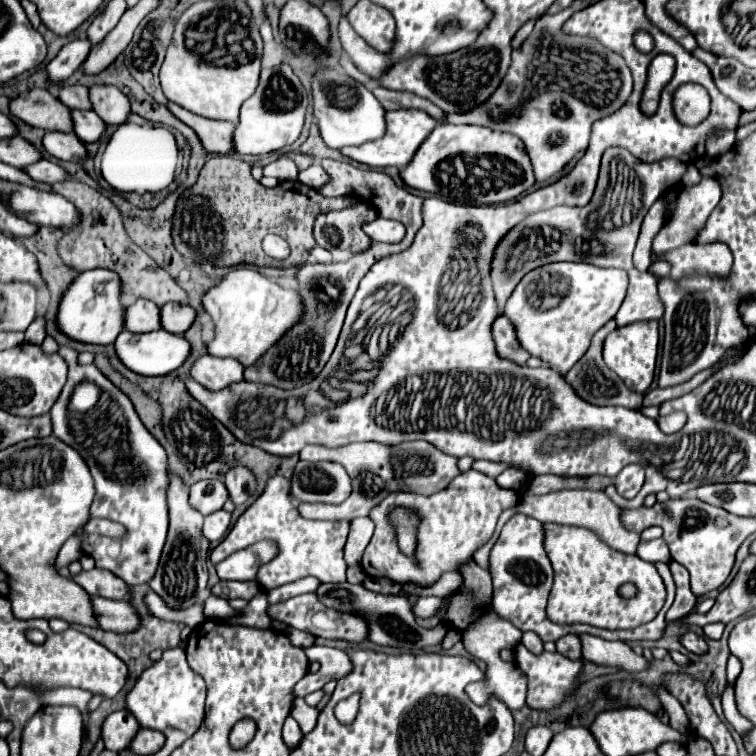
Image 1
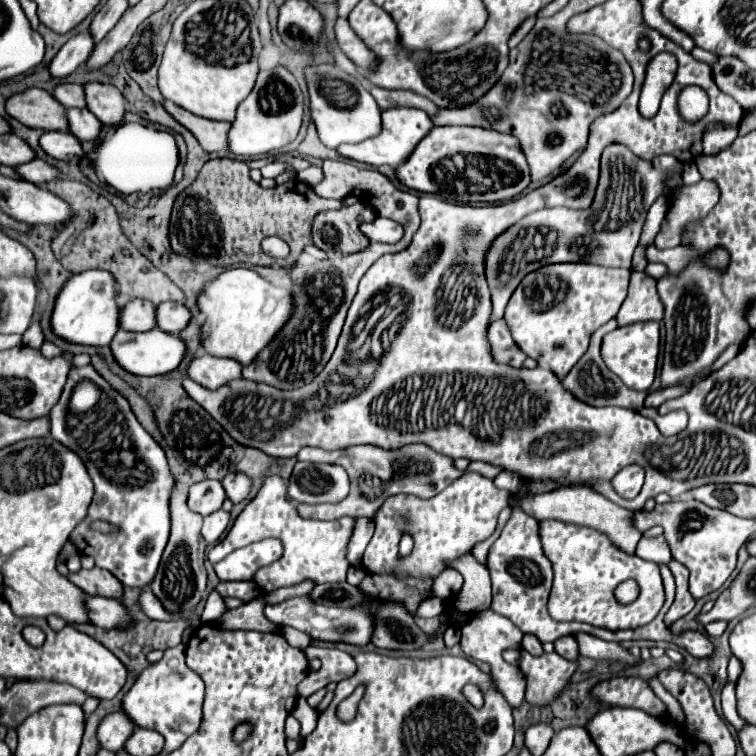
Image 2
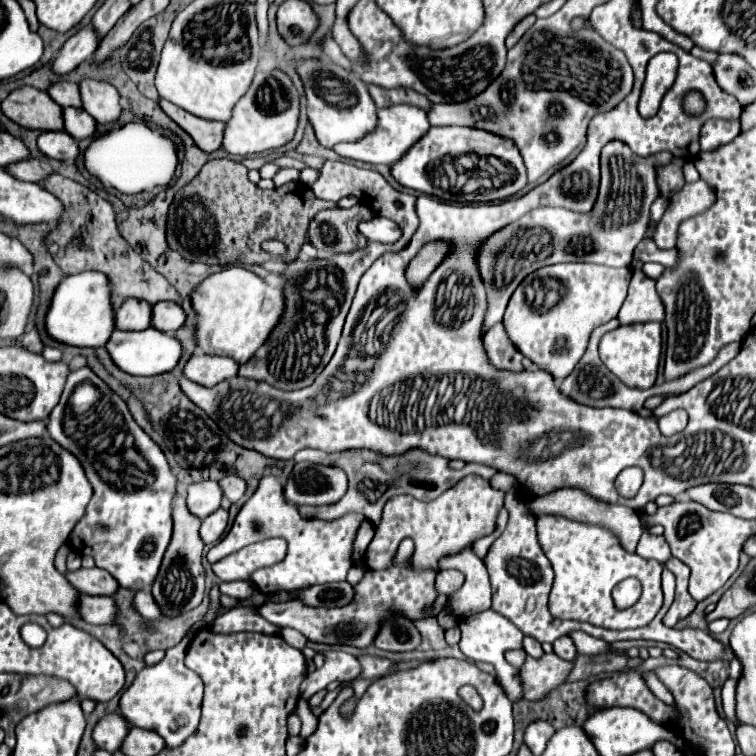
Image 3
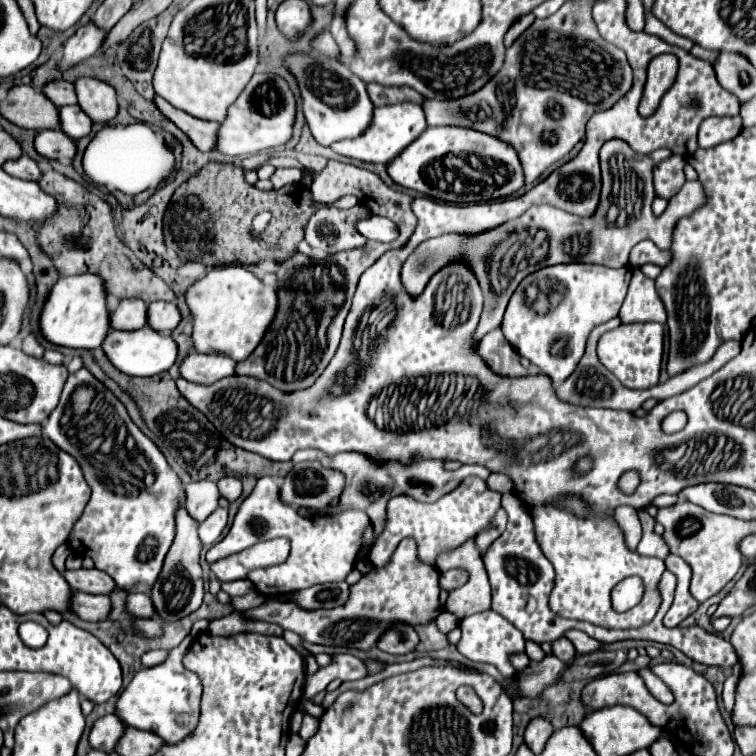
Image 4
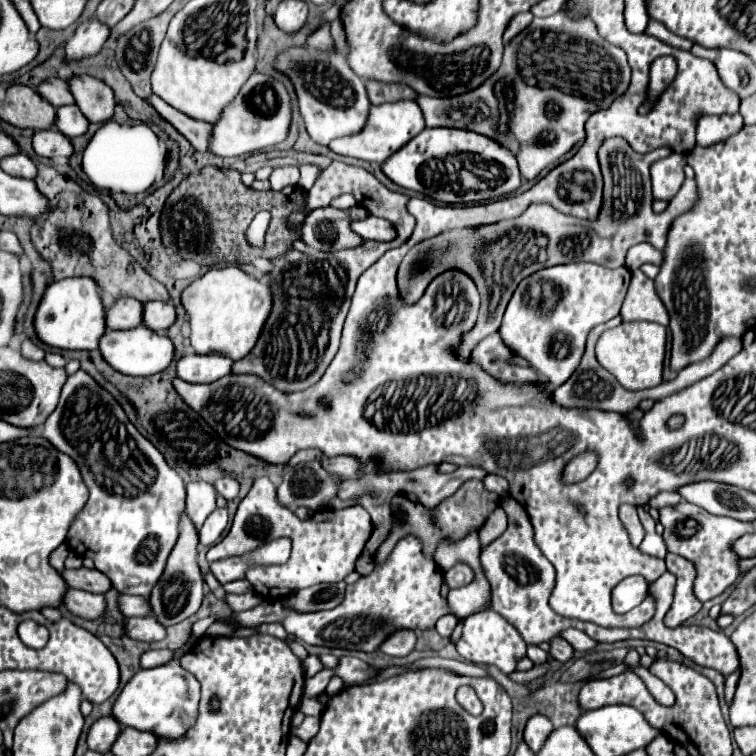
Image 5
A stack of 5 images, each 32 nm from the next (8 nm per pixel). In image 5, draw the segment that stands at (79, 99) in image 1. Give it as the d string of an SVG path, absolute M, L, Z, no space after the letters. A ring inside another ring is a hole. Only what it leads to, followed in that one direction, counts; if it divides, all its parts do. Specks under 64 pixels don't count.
M50 78L40 84L38 92L52 104L52 106L64 106L64 104L74 104L74 96L68 88L68 82L60 78Z

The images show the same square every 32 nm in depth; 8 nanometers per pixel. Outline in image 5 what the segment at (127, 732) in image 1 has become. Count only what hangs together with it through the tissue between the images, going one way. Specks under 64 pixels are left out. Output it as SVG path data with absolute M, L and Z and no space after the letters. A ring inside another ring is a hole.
M104 716L96 720L88 732L88 748L96 752L110 752L112 744L116 742L116 736L120 736L120 722L114 716Z

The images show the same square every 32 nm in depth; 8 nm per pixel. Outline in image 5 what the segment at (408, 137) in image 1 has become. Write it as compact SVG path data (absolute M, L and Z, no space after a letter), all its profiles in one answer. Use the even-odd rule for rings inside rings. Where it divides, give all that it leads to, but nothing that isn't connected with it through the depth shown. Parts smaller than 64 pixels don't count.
M402 100L402 102L392 102L392 104L380 104L380 106L372 106L370 118L368 118L366 126L362 128L362 132L354 134L354 136L332 140L330 150L336 154L342 154L342 156L384 164L384 160L388 160L388 156L398 152L404 144L408 144L424 128L426 128L424 114L416 102Z

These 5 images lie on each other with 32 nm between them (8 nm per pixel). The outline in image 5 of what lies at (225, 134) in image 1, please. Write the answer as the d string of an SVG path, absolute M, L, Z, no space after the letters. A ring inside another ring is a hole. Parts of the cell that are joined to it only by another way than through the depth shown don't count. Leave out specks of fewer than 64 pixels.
M152 94L148 98L148 102L158 110L158 114L164 120L168 120L178 132L182 132L198 152L208 150L208 136L212 136L212 124L210 122L200 122L200 120L186 116L184 112L172 108L168 102L160 100L160 96L156 96L156 94Z

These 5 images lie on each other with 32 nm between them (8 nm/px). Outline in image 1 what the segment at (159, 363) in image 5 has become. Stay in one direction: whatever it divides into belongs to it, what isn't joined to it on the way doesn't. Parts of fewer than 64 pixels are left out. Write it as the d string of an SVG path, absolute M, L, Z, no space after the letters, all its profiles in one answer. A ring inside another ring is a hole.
M128 330L120 332L120 336L116 338L116 352L120 356L120 360L136 374L142 376L166 376L168 372L174 372L176 368L180 368L188 356L190 356L190 342L184 336L176 336L164 330L156 330L156 332L148 332L148 334L132 334Z

